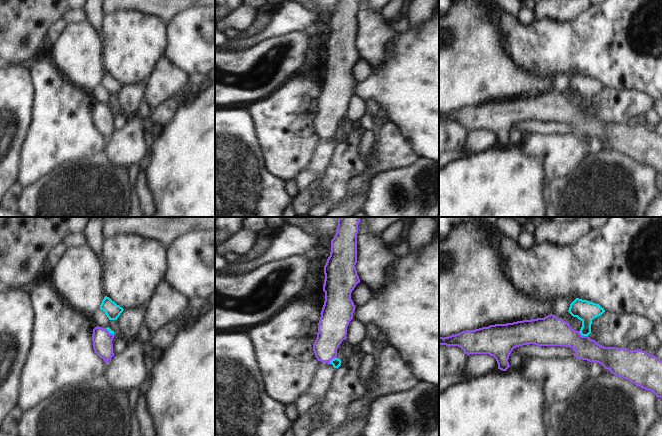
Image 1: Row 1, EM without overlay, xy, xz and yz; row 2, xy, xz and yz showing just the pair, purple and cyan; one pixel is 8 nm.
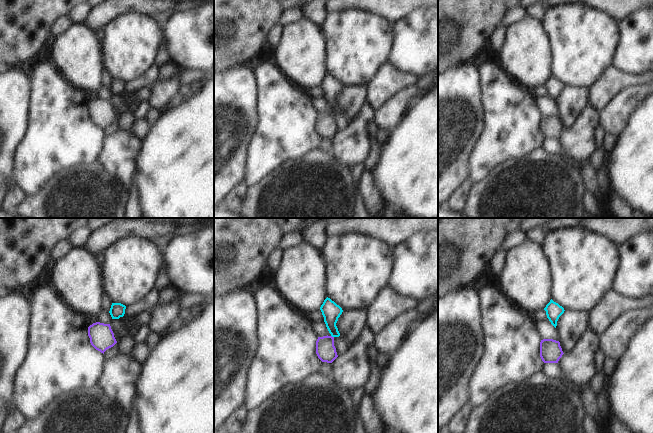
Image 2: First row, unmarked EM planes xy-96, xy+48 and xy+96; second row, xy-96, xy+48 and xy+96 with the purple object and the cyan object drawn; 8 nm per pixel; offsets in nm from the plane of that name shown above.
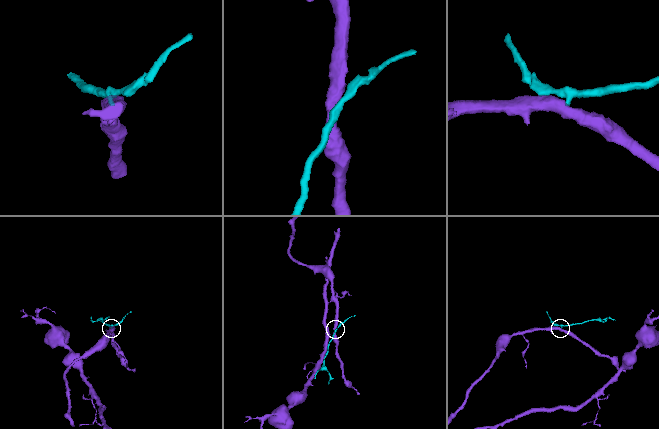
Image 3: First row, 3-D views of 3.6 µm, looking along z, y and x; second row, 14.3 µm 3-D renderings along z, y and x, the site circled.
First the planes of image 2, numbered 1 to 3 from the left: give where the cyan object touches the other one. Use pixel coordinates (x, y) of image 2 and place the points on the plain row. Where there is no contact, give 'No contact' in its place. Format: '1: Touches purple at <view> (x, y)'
1: No contact
2: Touches purple at xy+48 (331, 112)
3: No contact

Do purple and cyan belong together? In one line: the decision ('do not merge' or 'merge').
do not merge

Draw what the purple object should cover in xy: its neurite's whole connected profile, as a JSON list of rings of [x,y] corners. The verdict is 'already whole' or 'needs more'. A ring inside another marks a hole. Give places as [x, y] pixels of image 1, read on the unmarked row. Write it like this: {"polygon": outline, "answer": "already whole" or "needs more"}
{"polygon": [[[97,102],[93,105],[93,125],[105,138],[108,138],[114,132],[112,120],[114,112],[115,110],[110,110],[106,104]]], "answer": "already whole"}

